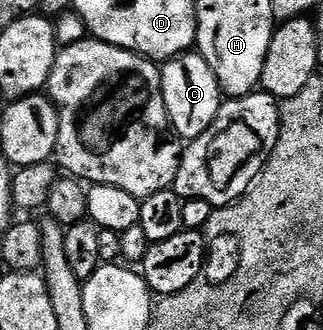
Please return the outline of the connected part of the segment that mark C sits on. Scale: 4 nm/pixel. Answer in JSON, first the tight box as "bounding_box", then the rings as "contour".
{"bounding_box":[159,51,221,142],"contour":[[[198,51],[185,52],[181,56],[175,56],[162,65],[159,73],[163,97],[165,98],[165,110],[167,118],[171,121],[174,135],[180,141],[190,142],[195,140],[217,118],[217,110],[221,103],[219,83],[205,58]]]}

